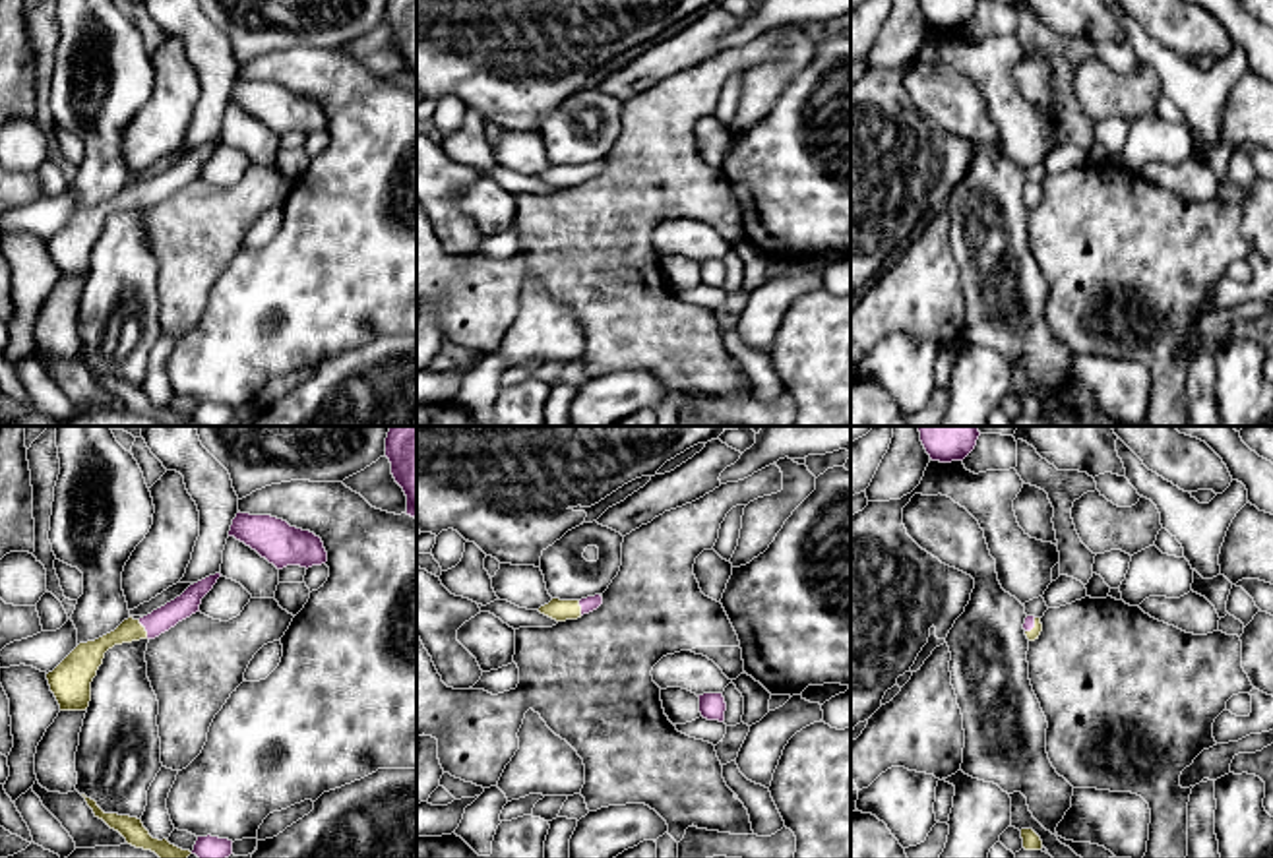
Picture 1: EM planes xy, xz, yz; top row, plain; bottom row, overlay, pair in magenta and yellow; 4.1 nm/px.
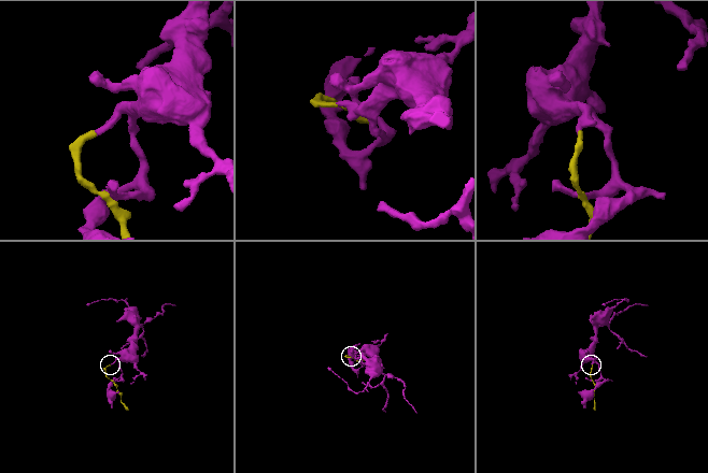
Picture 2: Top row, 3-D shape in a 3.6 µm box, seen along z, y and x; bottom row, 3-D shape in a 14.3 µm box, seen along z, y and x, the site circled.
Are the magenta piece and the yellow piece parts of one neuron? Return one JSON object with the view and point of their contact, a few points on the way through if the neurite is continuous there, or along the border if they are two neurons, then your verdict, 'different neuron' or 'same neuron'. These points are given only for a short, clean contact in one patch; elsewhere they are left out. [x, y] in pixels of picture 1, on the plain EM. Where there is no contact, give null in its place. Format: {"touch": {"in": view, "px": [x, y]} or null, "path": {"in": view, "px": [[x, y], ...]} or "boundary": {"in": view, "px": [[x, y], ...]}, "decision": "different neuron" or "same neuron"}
{"touch": {"in": "xy", "px": [146, 196]}, "decision": "same neuron"}

